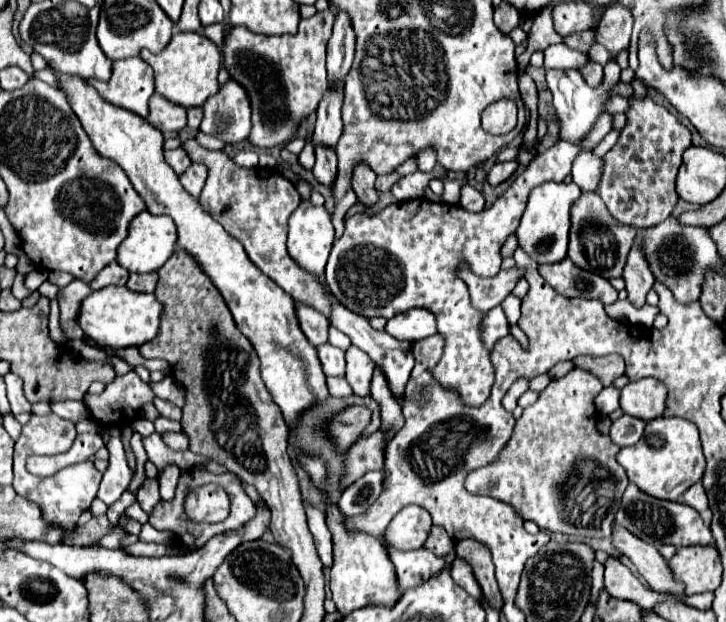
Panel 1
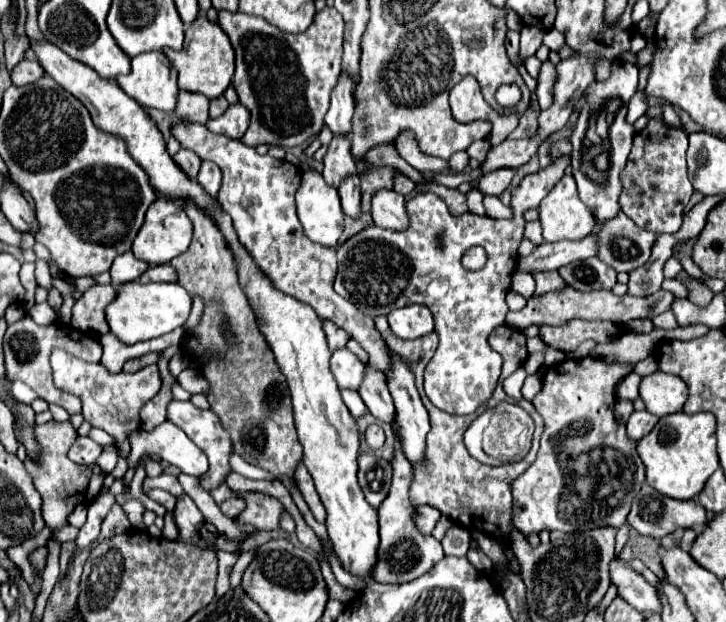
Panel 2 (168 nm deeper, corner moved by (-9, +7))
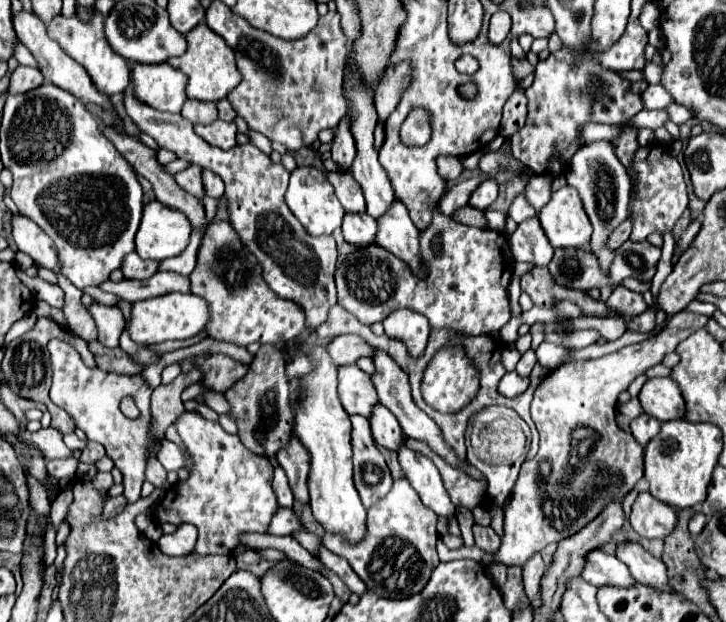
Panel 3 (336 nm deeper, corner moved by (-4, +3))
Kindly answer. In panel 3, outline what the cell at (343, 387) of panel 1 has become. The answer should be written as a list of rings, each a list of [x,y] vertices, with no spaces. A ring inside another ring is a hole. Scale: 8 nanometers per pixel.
[[[351,415],[353,423],[353,467],[355,467],[355,489],[361,495],[365,509],[383,499],[393,485],[389,467],[383,453],[375,445],[371,425],[359,415]]]

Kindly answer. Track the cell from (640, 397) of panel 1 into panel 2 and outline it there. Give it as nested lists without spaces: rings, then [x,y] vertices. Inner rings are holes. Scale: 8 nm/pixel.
[[[656,371],[642,379],[640,397],[652,415],[664,417],[682,409],[688,397],[688,387],[680,377]]]

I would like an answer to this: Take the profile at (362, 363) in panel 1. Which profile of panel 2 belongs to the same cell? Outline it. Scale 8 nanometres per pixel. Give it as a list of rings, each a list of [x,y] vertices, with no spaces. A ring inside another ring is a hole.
[[[366,365],[366,373],[364,373],[364,381],[360,385],[360,395],[362,401],[366,403],[368,411],[380,419],[390,423],[394,417],[394,403],[390,397],[390,391],[384,383],[384,375],[382,371],[378,371],[376,367]]]

